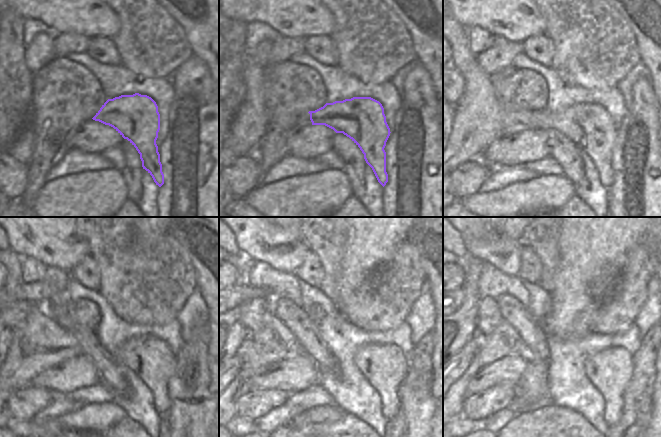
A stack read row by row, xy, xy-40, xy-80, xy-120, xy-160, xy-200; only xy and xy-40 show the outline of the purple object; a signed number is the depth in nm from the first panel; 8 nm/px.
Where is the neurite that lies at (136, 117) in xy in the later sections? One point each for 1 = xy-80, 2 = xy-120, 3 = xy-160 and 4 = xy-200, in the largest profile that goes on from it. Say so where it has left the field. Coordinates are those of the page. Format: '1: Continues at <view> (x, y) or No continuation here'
1: Continues at xy-80 (588, 125)
2: Continues at xy-120 (151, 358)
3: Continues at xy-160 (385, 367)
4: Continues at xy-200 (610, 371).

